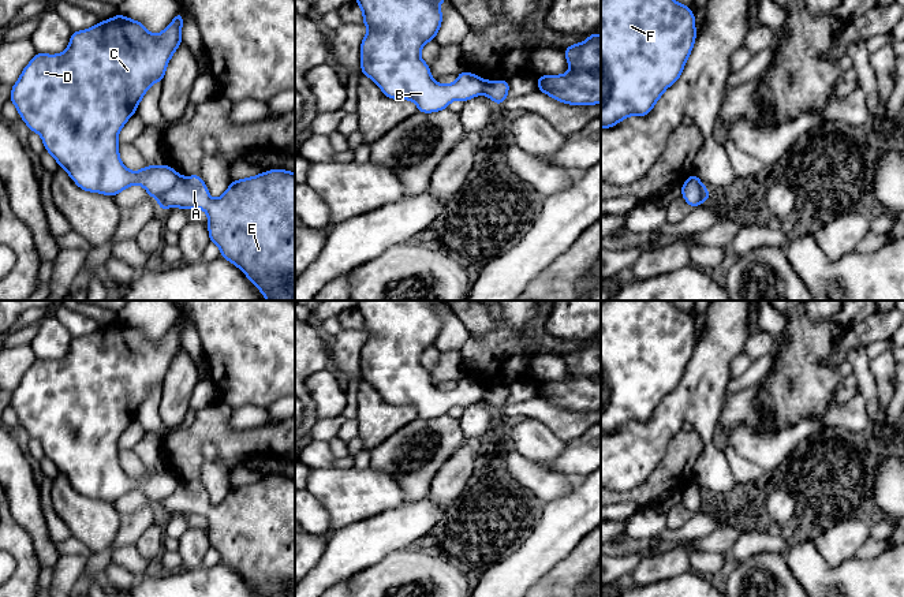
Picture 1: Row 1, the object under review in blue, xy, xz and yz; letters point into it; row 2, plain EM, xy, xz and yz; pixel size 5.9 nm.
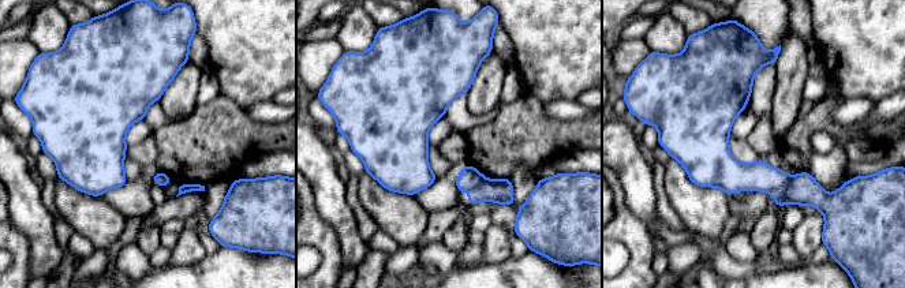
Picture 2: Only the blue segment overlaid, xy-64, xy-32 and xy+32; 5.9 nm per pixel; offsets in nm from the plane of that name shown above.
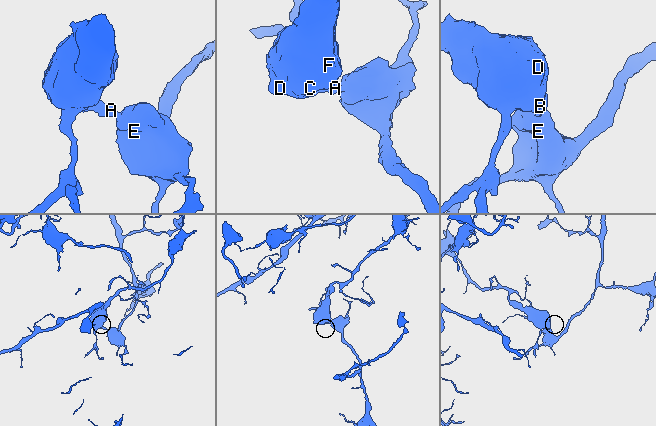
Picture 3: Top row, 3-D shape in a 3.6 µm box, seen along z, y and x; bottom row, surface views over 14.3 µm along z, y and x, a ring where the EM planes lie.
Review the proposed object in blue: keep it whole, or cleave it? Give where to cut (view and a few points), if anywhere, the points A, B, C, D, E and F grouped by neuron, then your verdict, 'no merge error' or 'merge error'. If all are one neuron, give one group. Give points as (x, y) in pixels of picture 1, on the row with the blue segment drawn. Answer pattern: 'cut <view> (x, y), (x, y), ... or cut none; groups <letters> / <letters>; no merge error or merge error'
cut xy (179, 176), (168, 190), (156, 197); groups A E / B C D F; merge error

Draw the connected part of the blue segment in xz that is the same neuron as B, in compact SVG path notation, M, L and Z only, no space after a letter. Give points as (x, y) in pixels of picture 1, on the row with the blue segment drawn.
M355 0L363 11L362 25L369 27L361 42L362 74L373 79L388 98L412 100L418 112L447 109L453 100L468 101L483 94L483 79L462 71L451 85L440 85L430 75L430 66L421 59L422 46L436 40L441 27L442 0Z

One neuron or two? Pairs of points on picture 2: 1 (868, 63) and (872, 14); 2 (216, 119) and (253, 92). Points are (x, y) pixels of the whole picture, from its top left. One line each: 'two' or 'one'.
1: one
2: two

